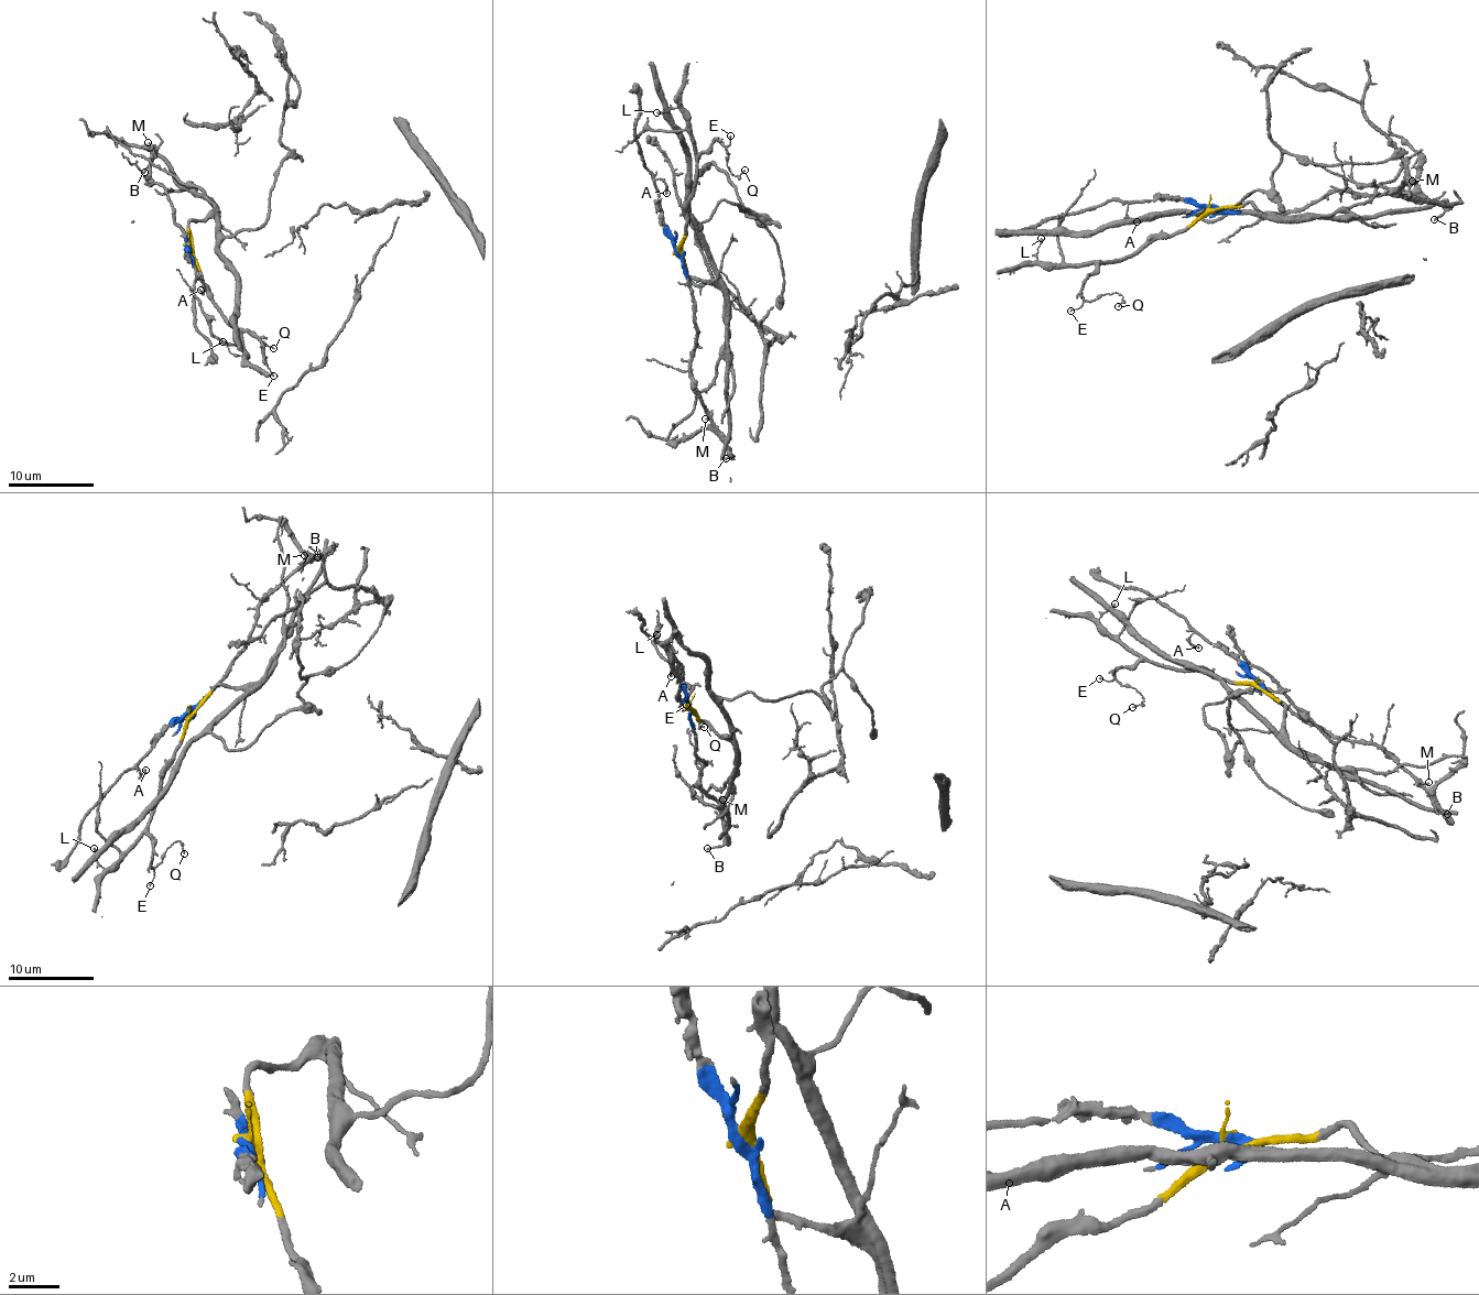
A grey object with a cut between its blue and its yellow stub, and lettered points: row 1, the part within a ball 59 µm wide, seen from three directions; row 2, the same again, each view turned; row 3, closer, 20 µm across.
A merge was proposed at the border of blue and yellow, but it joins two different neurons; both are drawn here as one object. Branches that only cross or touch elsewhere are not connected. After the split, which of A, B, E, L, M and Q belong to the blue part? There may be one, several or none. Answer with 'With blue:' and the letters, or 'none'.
With blue: A, B, M

